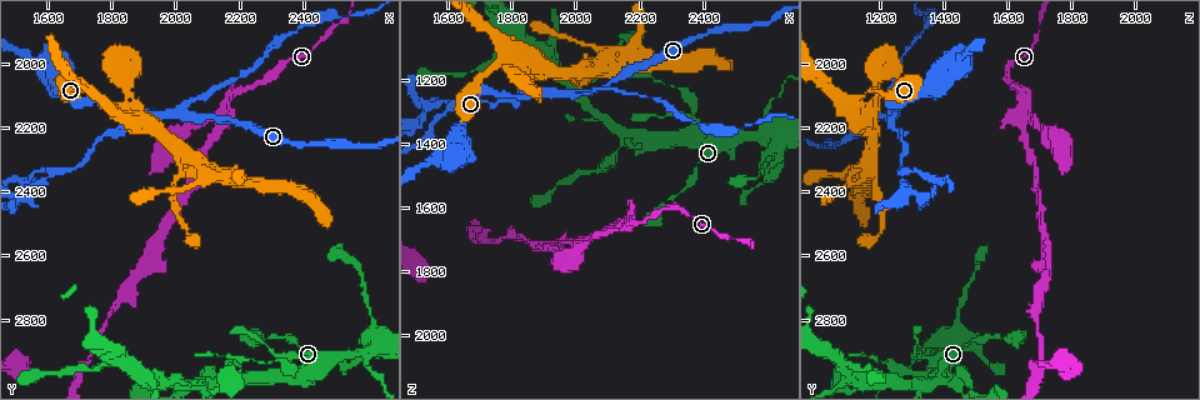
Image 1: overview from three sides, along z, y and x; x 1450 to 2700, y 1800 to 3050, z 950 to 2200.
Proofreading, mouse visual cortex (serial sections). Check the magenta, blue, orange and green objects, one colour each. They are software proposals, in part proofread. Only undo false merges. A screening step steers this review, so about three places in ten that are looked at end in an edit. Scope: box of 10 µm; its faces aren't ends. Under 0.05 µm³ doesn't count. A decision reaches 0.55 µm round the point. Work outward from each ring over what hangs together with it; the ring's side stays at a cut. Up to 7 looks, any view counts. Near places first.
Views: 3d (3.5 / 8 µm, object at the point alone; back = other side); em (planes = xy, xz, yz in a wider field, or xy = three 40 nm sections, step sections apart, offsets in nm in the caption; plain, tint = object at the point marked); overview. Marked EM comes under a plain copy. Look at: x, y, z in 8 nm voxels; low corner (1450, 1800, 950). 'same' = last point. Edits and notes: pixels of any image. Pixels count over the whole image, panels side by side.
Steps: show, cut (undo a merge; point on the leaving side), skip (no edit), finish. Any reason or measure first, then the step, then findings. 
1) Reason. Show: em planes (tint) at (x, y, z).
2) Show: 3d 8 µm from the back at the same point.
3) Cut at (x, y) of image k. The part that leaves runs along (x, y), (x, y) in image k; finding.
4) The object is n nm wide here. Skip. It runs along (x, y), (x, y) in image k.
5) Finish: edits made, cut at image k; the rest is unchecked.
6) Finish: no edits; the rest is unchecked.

Three arms meet. Show: 3d 3.5 µm at (2150, 2140, 1660).

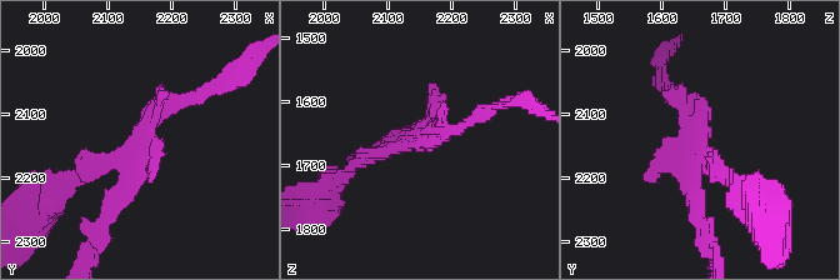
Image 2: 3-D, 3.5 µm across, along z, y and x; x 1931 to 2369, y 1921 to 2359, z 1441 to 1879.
Need the tissue. Show: em xy step 2 (tint) at (2160, 2145, 1660).

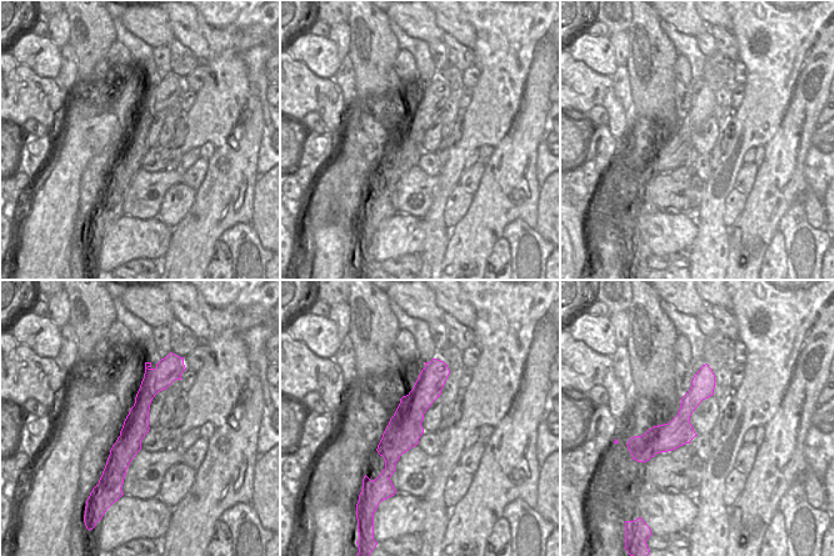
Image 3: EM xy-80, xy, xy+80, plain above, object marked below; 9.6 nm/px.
Cut at (114, 210) of image 2. The part that leaves runs along (143, 146), (128, 196), (89, 246) in image 2; a second cell is stuck on.

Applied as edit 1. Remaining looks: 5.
Two arms in line, one across. Show: 3d 3.5 µm at (2040, 2160, 1240).

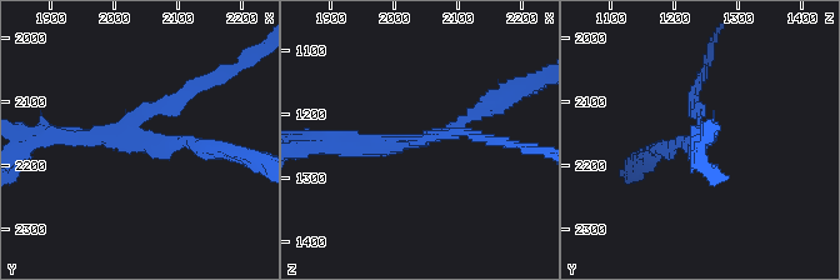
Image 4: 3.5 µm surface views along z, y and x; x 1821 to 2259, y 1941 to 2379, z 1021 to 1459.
Show: em planes (tint) at (2035, 2165, 1245).

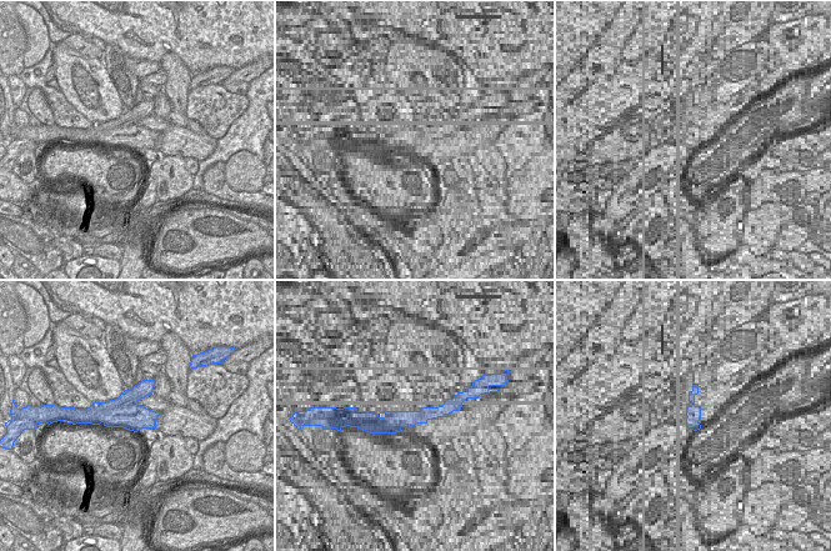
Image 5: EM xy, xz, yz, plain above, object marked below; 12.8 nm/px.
Show: em xy step 1 (tint) at the same point.

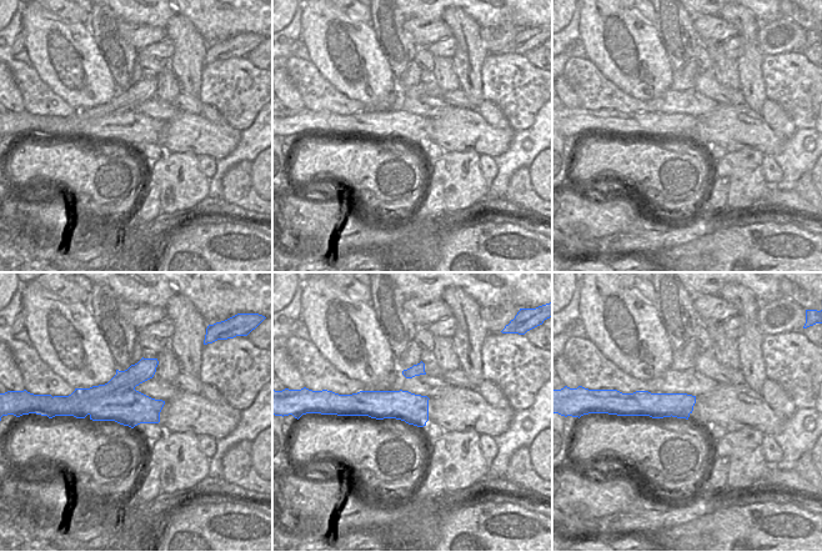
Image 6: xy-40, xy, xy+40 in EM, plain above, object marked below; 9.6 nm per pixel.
The arms are 150, 200, 200 nm wide. Cut at (178, 105) of image 4. A border runs along (134, 389), (90, 400), (83, 417) in image 6; two cells meet here.

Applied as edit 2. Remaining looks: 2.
A narrow waist. Show: 3d 3.5 µm from the back at (2610, 2780, 1450).

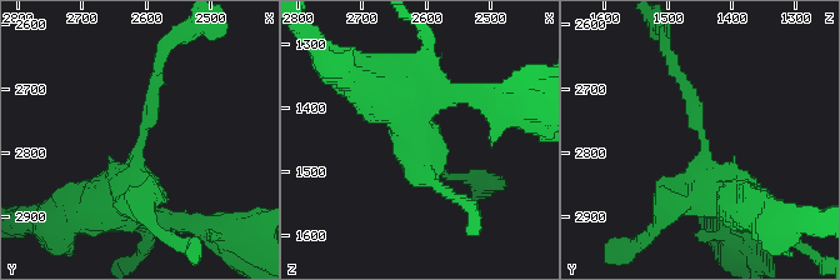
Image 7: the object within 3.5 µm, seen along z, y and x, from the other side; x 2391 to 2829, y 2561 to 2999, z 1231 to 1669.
The arms are 200, 500 nm wide. Show: em xy step 3 (tint) at (2610, 2780, 1445).

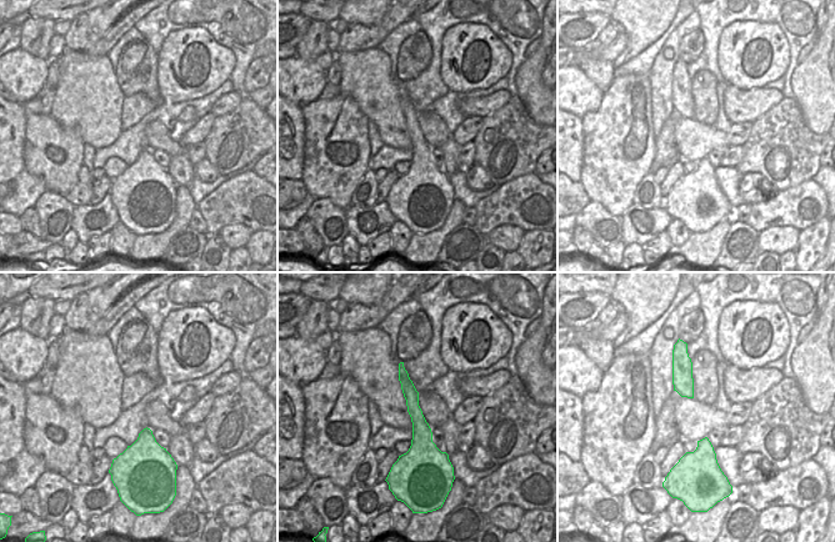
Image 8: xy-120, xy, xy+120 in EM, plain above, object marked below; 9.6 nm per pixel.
Skip. It runs along (401, 370), (419, 421), (410, 466) in image 8; one cell here.

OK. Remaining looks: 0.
Finish: edits made, cut at image 2, cut at image 4; the rest is unchecked.

